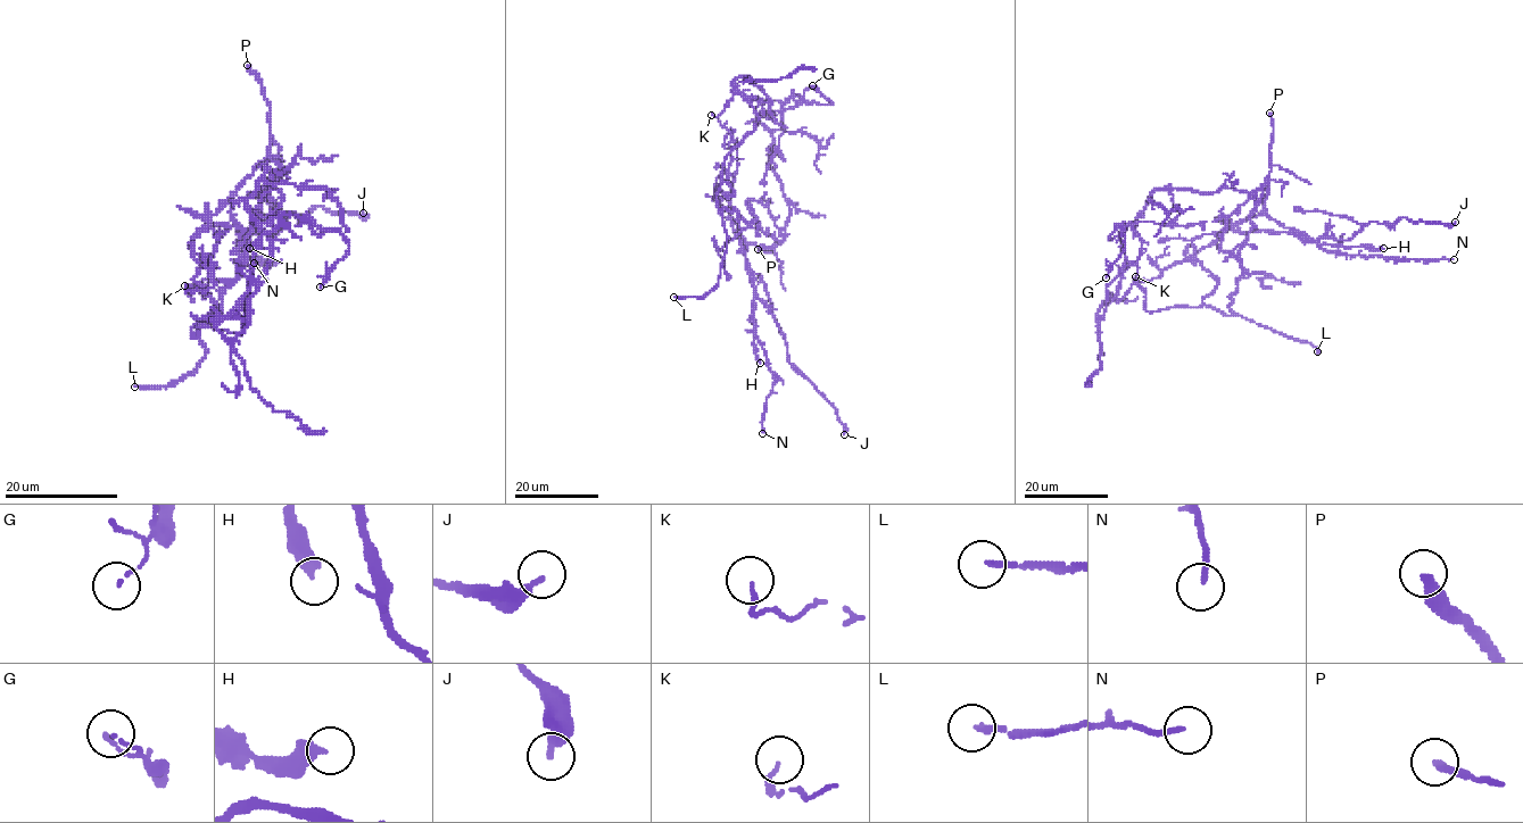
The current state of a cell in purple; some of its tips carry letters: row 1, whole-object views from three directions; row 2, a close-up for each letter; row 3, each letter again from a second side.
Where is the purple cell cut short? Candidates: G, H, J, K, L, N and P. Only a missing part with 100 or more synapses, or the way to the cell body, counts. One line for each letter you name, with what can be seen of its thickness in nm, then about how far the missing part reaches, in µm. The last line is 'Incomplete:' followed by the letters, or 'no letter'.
L: 160 nm | 110 µm
P: 240 nm | 70 µm
Incomplete: L, P

